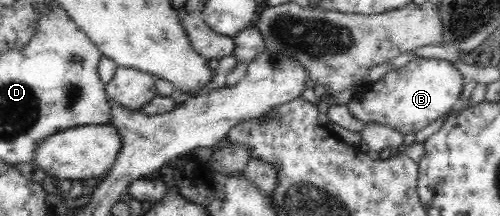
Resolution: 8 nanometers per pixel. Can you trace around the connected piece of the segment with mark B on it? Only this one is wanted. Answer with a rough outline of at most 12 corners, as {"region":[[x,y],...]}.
{"region":[[418,56],[346,105],[415,135],[461,102],[452,64]]}

